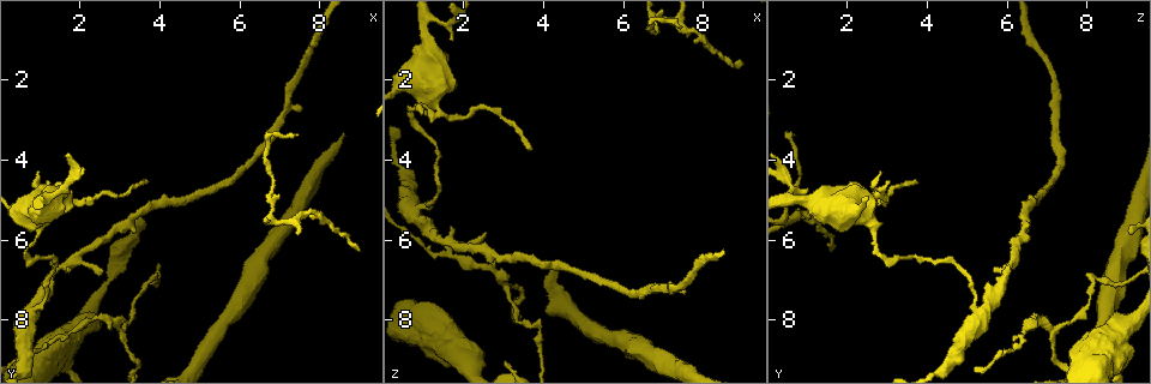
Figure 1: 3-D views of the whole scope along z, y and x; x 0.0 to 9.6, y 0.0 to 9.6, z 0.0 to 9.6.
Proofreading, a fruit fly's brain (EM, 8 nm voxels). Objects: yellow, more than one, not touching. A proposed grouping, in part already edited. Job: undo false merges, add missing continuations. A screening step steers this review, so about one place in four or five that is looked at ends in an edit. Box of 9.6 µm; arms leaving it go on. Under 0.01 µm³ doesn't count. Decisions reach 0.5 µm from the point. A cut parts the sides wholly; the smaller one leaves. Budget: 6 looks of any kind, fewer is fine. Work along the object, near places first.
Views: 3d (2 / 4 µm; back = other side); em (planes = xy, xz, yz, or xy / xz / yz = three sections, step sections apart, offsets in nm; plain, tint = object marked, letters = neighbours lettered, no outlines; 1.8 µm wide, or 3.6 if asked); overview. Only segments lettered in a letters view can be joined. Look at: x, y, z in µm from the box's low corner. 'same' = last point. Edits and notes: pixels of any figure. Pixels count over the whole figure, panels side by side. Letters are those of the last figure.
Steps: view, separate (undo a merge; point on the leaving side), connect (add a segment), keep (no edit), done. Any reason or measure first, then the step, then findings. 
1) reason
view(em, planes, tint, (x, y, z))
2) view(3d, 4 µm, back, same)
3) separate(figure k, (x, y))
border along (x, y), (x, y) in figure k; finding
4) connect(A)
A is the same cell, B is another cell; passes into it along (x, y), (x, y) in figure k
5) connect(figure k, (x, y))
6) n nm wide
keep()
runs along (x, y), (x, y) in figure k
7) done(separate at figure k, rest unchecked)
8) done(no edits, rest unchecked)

sharp bend
view(3d, 4 µm, (3.50, 9.15, 7.35))

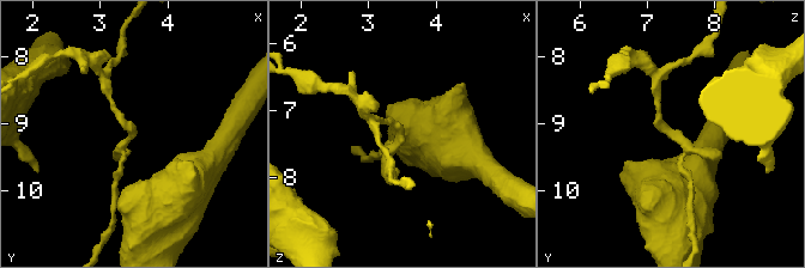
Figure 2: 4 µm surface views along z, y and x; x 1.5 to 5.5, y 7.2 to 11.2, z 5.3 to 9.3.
view(em, xz, step 16, tint, (3.45, 9.10, 7.35))

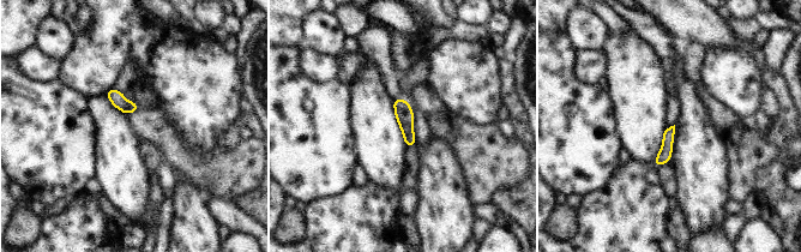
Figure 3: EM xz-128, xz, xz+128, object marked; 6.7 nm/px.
another direction
view(em, planes, letters, same)

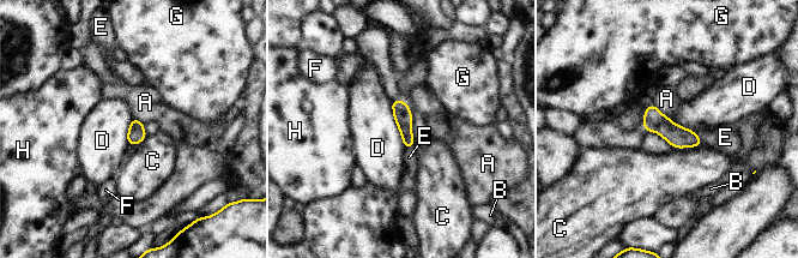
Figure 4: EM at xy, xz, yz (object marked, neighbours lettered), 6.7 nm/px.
keep()
A, B, C, D, E, F, G and H are other cells; border along (390, 101), (392, 116), (405, 148) in figure 4; one cell here

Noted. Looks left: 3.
free end
view(em, yz, step 16, tint, (3.05, 5.90, 9.00))

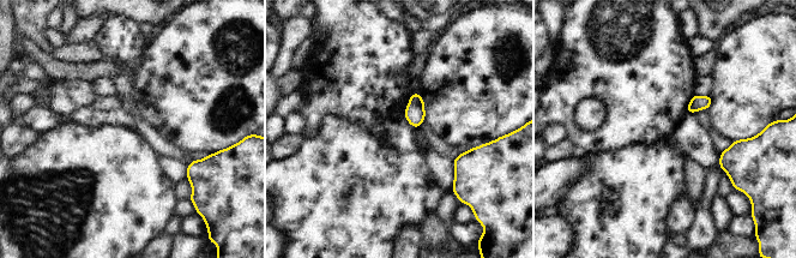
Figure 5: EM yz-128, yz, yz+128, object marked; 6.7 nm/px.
cut it another way
view(em, planes, letters, same)

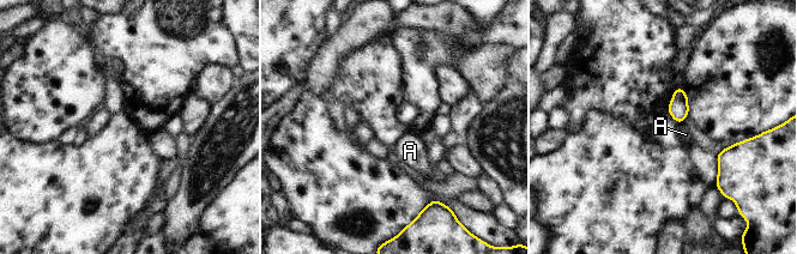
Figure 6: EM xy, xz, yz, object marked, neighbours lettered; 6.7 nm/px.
keep()
A is another cell; border along (682, 121), (678, 124) in figure 6; no lettered segment goes on from it

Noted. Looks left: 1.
done(no edits, rest unchecked)

